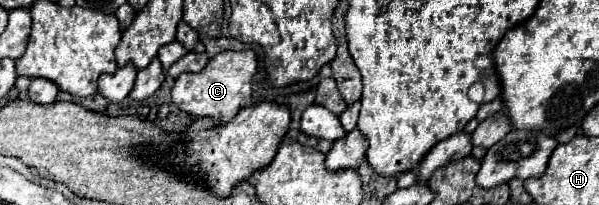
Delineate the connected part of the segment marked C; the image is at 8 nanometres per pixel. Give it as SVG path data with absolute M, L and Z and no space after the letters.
M241 50L241 52L221 52L215 58L207 62L207 66L197 74L179 74L175 80L175 86L171 88L173 104L187 112L193 118L211 118L213 124L227 124L243 106L245 100L251 100L251 80L257 74L257 56L253 50Z

